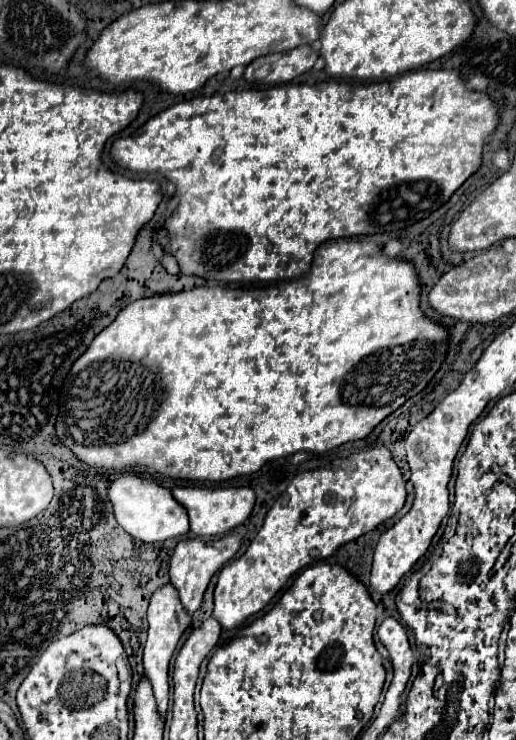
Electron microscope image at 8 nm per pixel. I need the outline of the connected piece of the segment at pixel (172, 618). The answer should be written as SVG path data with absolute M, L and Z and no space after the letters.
M166 583L160 589L156 589L150 597L150 607L148 607L148 641L144 647L144 673L152 681L154 697L158 701L158 711L162 717L166 715L168 707L168 663L188 625L190 625L190 615L182 607L176 587Z

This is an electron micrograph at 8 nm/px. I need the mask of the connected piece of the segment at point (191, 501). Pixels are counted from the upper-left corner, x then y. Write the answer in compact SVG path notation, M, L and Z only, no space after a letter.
M174 487L172 497L186 509L190 519L190 533L198 537L220 537L242 525L256 501L250 487Z

